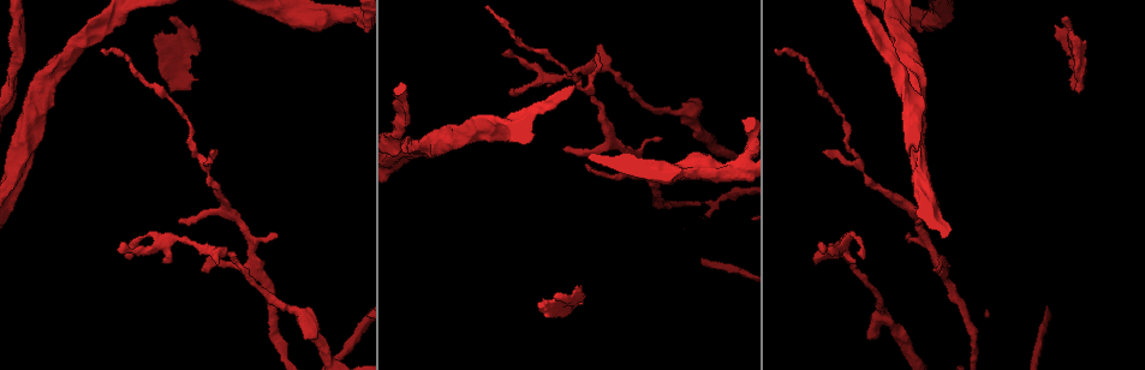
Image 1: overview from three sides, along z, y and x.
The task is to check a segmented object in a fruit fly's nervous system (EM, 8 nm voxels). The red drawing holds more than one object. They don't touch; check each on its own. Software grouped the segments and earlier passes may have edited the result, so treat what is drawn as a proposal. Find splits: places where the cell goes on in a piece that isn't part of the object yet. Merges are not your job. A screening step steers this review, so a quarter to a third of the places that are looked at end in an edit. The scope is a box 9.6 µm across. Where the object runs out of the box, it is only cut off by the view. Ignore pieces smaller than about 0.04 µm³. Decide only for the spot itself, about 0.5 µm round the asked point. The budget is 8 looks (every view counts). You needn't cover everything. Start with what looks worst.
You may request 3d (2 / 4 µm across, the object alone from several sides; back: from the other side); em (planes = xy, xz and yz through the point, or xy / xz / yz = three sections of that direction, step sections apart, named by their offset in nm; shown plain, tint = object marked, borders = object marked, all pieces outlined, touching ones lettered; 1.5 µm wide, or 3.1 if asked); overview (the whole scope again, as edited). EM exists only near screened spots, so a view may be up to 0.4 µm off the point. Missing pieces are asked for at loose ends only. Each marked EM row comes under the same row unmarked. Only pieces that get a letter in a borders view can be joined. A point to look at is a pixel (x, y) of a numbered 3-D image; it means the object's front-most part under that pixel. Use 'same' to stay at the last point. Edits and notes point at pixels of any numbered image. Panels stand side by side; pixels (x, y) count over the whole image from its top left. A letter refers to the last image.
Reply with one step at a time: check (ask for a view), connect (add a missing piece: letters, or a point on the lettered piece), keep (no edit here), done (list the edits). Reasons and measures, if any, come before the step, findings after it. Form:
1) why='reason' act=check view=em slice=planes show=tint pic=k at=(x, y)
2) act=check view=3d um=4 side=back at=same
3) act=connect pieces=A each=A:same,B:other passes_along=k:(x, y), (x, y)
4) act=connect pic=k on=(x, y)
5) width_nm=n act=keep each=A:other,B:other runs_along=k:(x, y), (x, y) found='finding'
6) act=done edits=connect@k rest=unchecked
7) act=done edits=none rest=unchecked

why='free end' act=check view=em slice=planes show=tint pic=1 at=(171, 17)

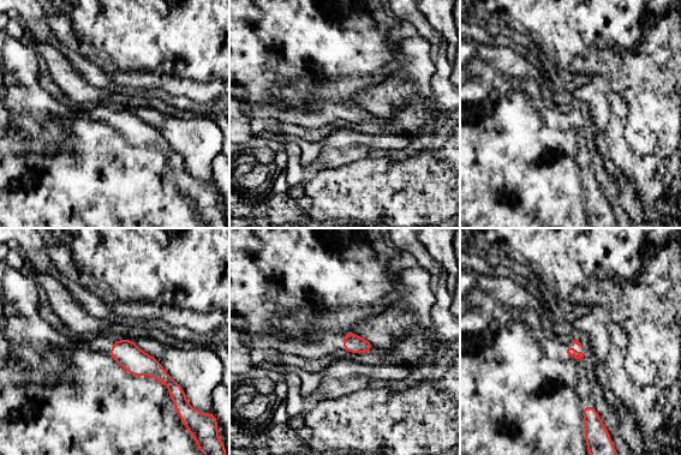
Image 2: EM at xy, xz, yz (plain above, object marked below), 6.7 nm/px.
why='what lies round it' act=check view=em slice=planes show=borders at=same

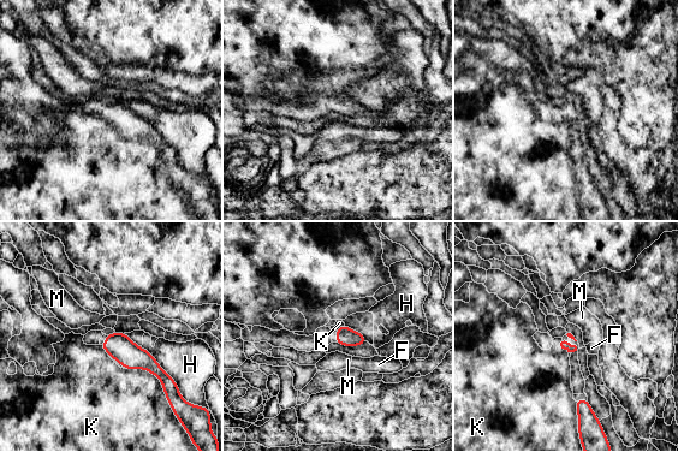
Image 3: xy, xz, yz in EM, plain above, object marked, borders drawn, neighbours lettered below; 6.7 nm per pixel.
longest_contact=H:340nm act=connect pieces=K each=F:other,H:other,K:same,M:other passes_along=3:(122, 349), (150, 373), (130, 404) found='it goes on there'

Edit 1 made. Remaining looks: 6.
act=check view=overview

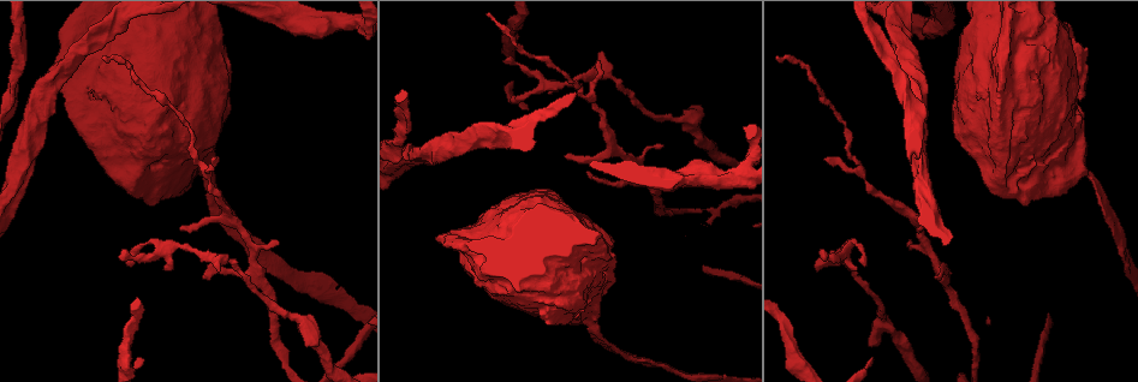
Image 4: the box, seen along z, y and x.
why='branch stops here' act=check view=3d um=2 pic=4 at=(922, 231)

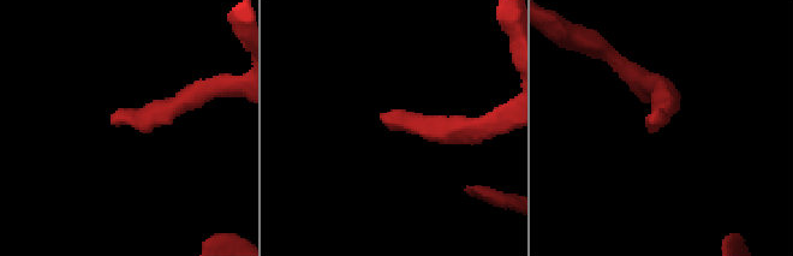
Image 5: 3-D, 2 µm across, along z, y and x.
why='shape alone is not enough' act=check view=em slice=planes show=tint pic=5 at=(117, 123)

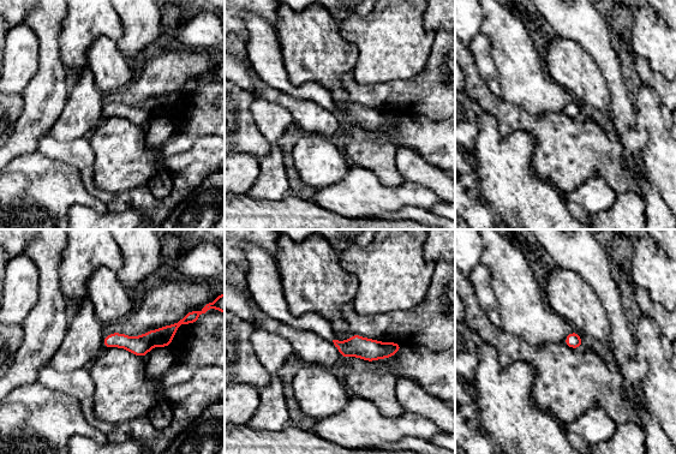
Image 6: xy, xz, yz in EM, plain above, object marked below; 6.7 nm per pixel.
act=check view=em slice=planes show=borders at=same

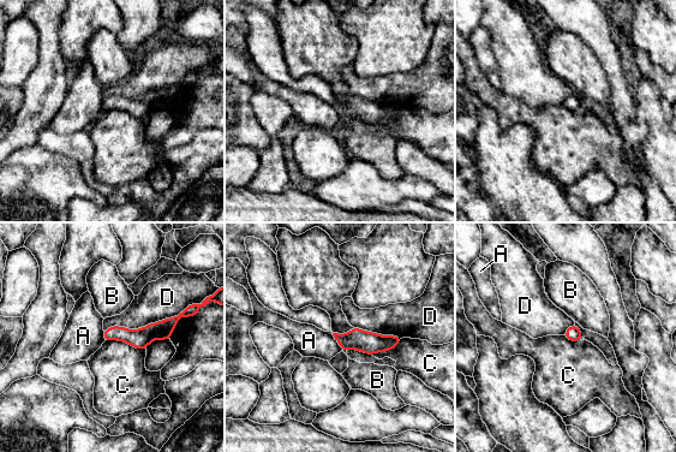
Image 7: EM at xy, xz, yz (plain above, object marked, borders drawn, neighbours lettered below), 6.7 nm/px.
act=keep each=A:other,B:other,C:other,D:other runs_along=7:(174, 320), (145, 335), (106, 337) found='no lettered piece goes on from it'

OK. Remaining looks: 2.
why='thin end' act=check view=em slice=planes show=borders pic=4 at=(126, 251)

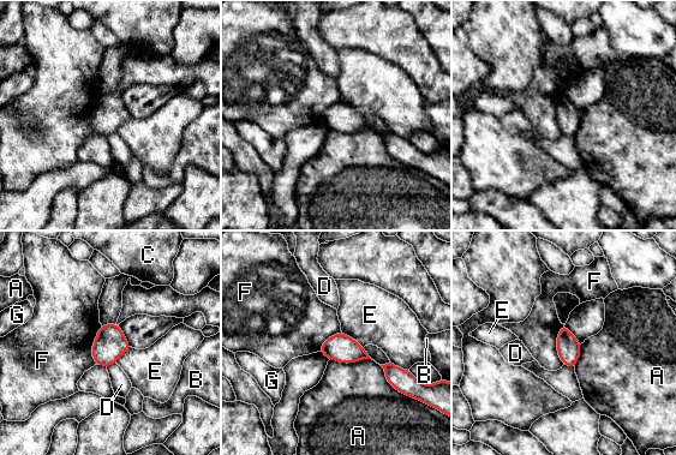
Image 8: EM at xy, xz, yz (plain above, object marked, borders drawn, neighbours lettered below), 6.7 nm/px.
longest_contact=A:280nm act=keep each=A:other,B:other,C:other,D:other,E:other,F:other,G:other border=8:(370, 358), (352, 363), (329, 360) found='no lettered piece goes on from it'

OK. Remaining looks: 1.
act=done edits=connect@3 rest=unchecked

